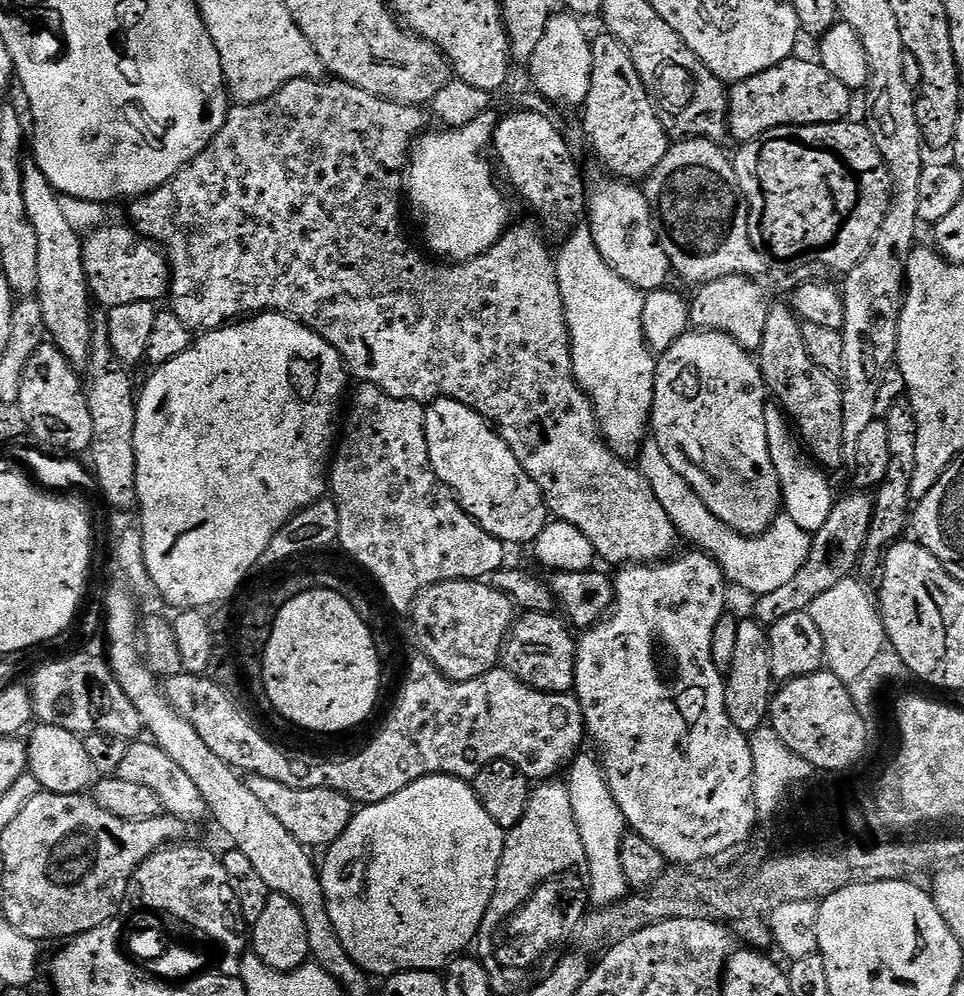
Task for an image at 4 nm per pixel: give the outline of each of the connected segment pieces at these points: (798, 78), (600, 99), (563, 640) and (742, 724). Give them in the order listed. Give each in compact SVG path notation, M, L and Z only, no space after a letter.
M789 58L754 78L731 85L728 92L728 130L736 142L756 140L764 132L790 124L838 124L852 108L853 89L826 74L819 62Z
M607 34L592 40L592 77L590 90L582 105L584 111L584 136L592 147L592 152L605 164L611 175L629 182L643 181L666 158L670 147L670 137L660 121L660 113L652 103L650 94L622 42Z
M524 612L521 620L519 617L508 633L504 650L500 653L500 664L510 674L514 674L514 678L539 692L571 693L576 687L578 640L573 629L557 616L552 612Z
M754 618L740 620L734 658L730 662L724 682L724 701L730 722L745 734L757 732L765 727L770 716L770 705L774 695L774 681L770 670L770 646L768 628Z

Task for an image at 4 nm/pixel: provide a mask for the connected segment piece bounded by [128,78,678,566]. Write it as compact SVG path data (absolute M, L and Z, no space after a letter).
M335 78L288 81L272 97L268 97L264 101L258 101L257 104L237 103L235 106L229 107L228 117L222 126L222 130L218 130L218 134L210 142L210 146L206 146L206 150L202 150L202 154L198 154L198 158L194 158L182 171L174 174L174 178L170 178L162 186L158 186L152 192L147 192L144 196L135 197L129 203L132 204L128 208L128 216L132 219L129 220L131 227L135 228L145 240L151 240L152 243L159 244L164 255L168 257L170 301L172 300L170 311L178 314L181 322L186 322L186 326L194 334L212 332L215 328L222 328L226 324L233 323L241 318L247 318L258 312L284 312L288 316L293 316L310 330L314 330L326 342L330 342L330 346L334 346L334 350L338 350L338 354L344 359L344 367L348 369L355 379L357 376L357 381L373 384L376 388L381 388L386 394L390 394L394 398L402 398L403 400L419 400L421 402L431 402L441 398L457 400L462 402L467 408L472 408L478 415L483 416L499 432L501 438L506 442L506 446L510 446L510 450L518 458L522 470L526 470L526 474L530 474L530 478L536 483L538 490L544 496L544 504L548 507L549 513L557 521L564 521L571 526L576 526L578 530L586 534L586 537L593 543L595 555L601 561L604 559L608 564L627 566L630 564L655 564L669 559L677 551L675 548L676 540L678 541L678 533L674 522L670 522L670 517L666 514L666 510L662 510L662 505L658 503L658 497L654 495L654 490L650 490L650 482L646 482L646 478L640 472L639 467L633 466L627 460L623 460L621 456L615 456L611 448L604 443L600 434L600 424L596 421L596 407L592 405L592 399L580 389L580 383L576 380L574 362L572 361L572 343L570 342L570 334L566 326L566 314L562 306L562 290L558 286L558 274L556 273L556 261L553 253L551 251L548 253L547 246L534 233L527 232L524 228L515 228L515 226L509 227L504 235L491 248L487 248L482 255L475 256L473 260L463 262L441 262L439 259L429 258L423 251L420 253L418 249L412 248L411 242L408 241L408 236L404 233L404 220L400 217L400 196L402 200L402 193L406 188L406 165L410 159L413 143L426 128L424 116L420 112L423 111L419 107L410 104L395 104L389 100L383 100L374 94L366 94L366 90L358 90L358 86L350 86L344 80Z

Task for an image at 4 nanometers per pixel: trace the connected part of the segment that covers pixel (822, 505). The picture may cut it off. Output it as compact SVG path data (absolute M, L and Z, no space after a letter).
M765 407L764 413L766 414L766 446L770 446L770 462L774 462L774 470L778 470L783 511L794 518L794 522L802 526L802 530L814 534L822 530L826 518L830 518L830 510L834 503L832 484L828 481L829 473L810 459L793 425L779 407Z

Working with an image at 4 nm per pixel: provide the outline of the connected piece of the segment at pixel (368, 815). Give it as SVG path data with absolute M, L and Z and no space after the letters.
M424 776L420 780L415 780L410 786L406 786L406 790L398 790L398 794L394 794L382 802L363 805L363 807L353 815L350 826L346 826L346 830L327 849L328 857L325 858L324 864L322 860L322 867L319 869L322 890L326 894L326 906L330 910L330 922L334 922L334 930L338 930L338 938L342 938L342 946L346 946L350 958L354 958L354 962L358 962L358 966L363 968L365 972L371 974L373 977L380 976L379 978L387 978L393 976L395 972L409 972L410 970L426 970L427 972L434 972L443 969L449 960L456 959L457 956L461 955L461 953L467 949L464 947L466 947L472 939L472 943L477 939L480 931L480 924L484 921L484 915L490 906L490 898L496 889L496 871L500 865L500 859L502 858L505 835L505 829L500 828L498 822L494 822L494 818L490 818L490 814L486 814L482 802L476 796L475 787L473 787L467 779L459 776Z

